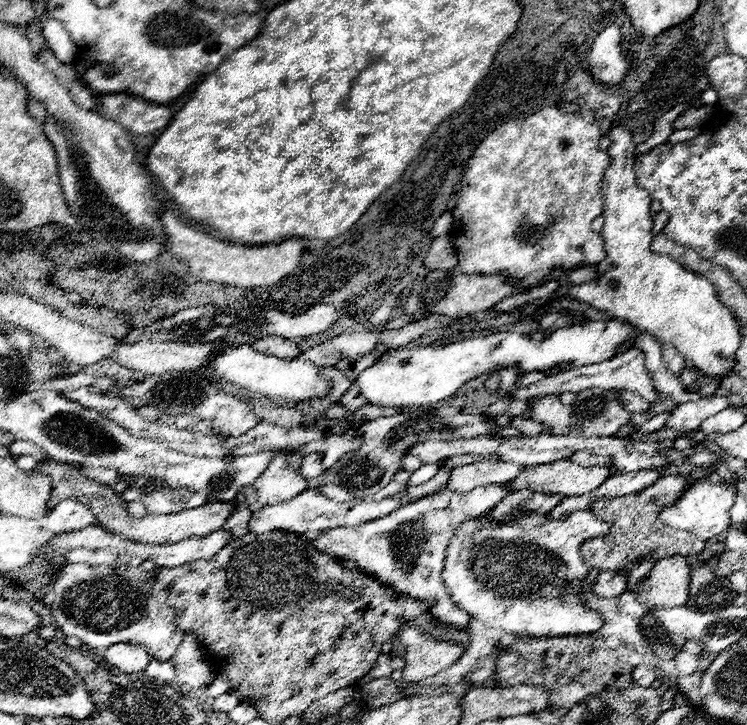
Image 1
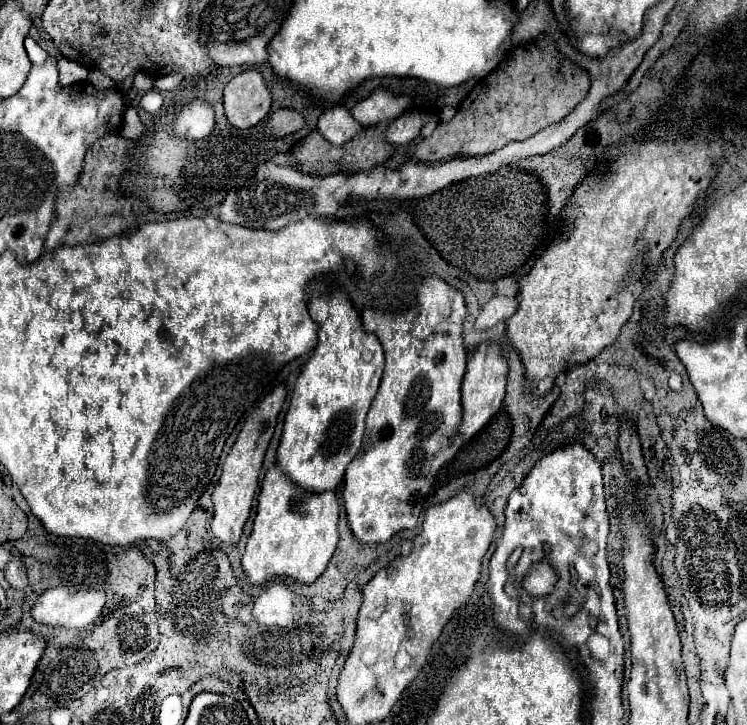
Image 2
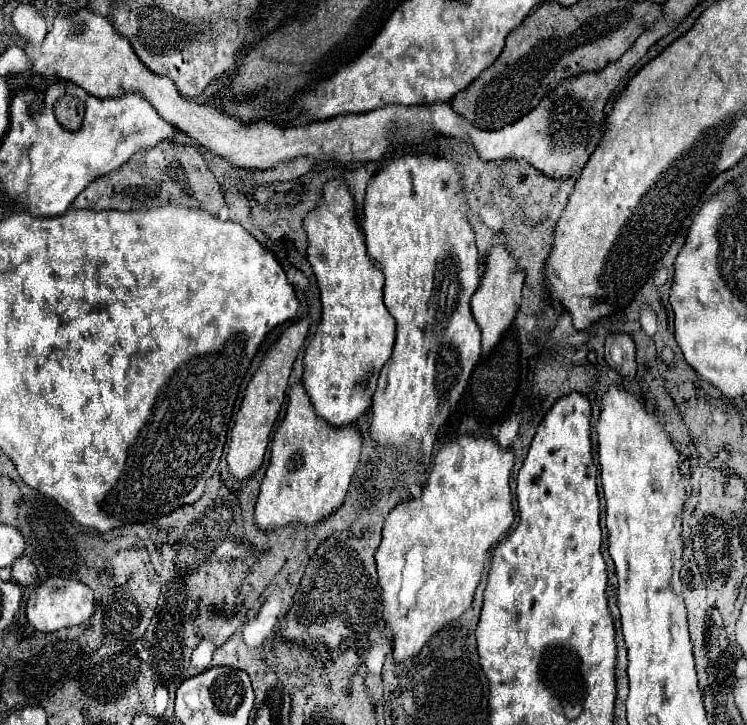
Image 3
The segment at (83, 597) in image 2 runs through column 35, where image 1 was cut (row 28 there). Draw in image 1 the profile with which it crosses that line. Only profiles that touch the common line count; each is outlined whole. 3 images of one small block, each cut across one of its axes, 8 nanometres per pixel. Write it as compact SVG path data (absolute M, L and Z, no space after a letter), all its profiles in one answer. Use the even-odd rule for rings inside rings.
M608 24L594 38L590 54L588 54L592 76L602 80L604 84L610 84L610 86L622 82L622 78L628 70L624 56L620 52L620 40L622 40L620 26Z

